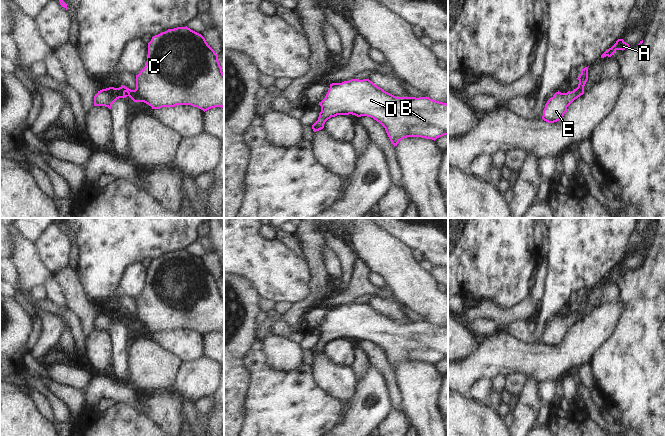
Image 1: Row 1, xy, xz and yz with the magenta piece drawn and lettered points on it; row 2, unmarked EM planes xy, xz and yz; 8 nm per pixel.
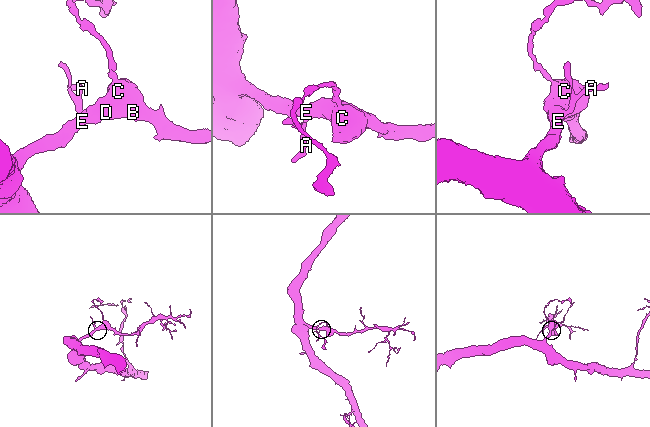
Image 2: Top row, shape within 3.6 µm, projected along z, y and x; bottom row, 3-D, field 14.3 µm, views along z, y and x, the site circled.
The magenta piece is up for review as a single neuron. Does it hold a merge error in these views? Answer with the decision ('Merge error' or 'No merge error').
No merge error.

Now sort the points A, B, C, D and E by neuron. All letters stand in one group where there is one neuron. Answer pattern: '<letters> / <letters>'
A B C D E

